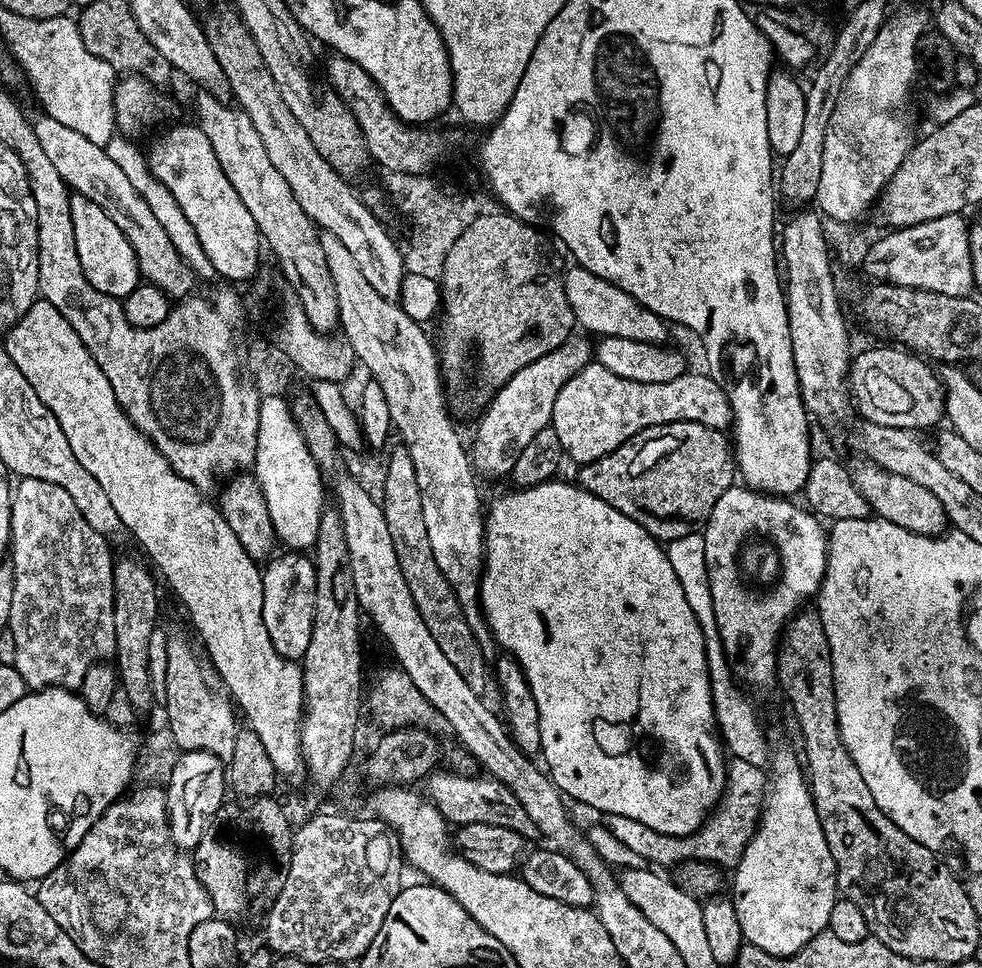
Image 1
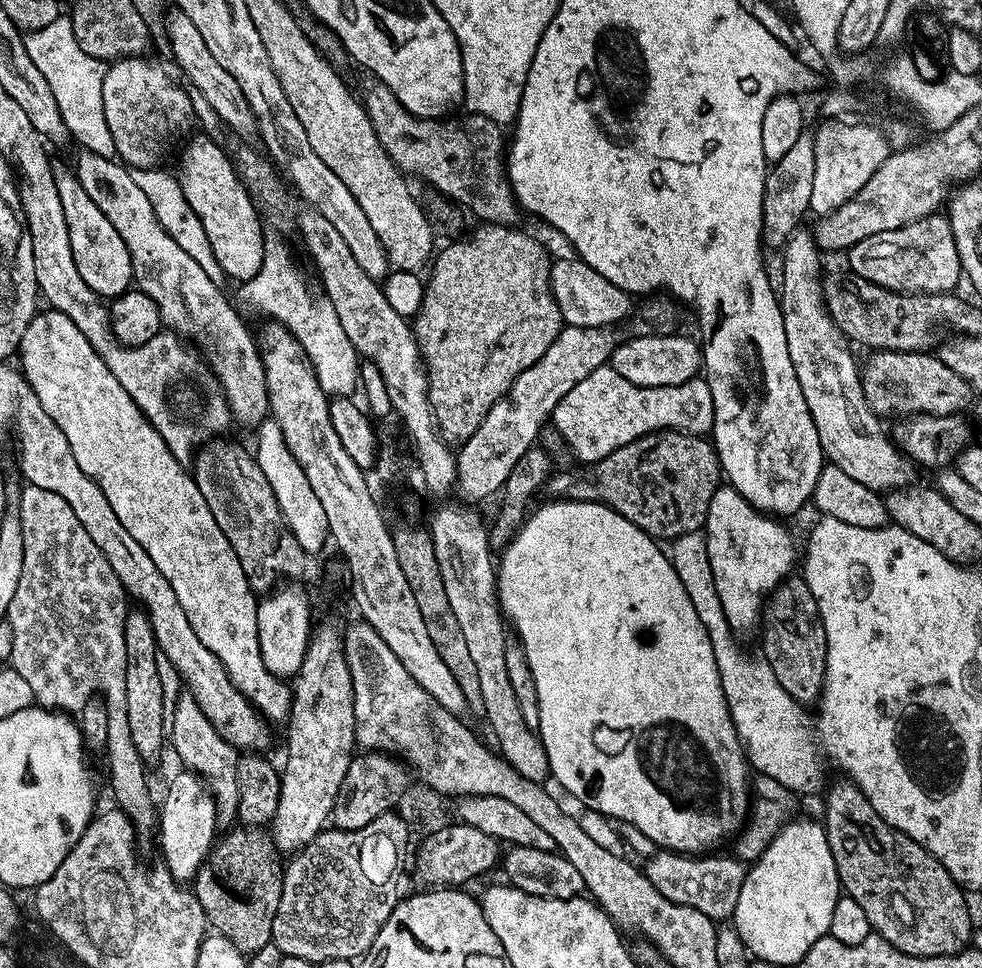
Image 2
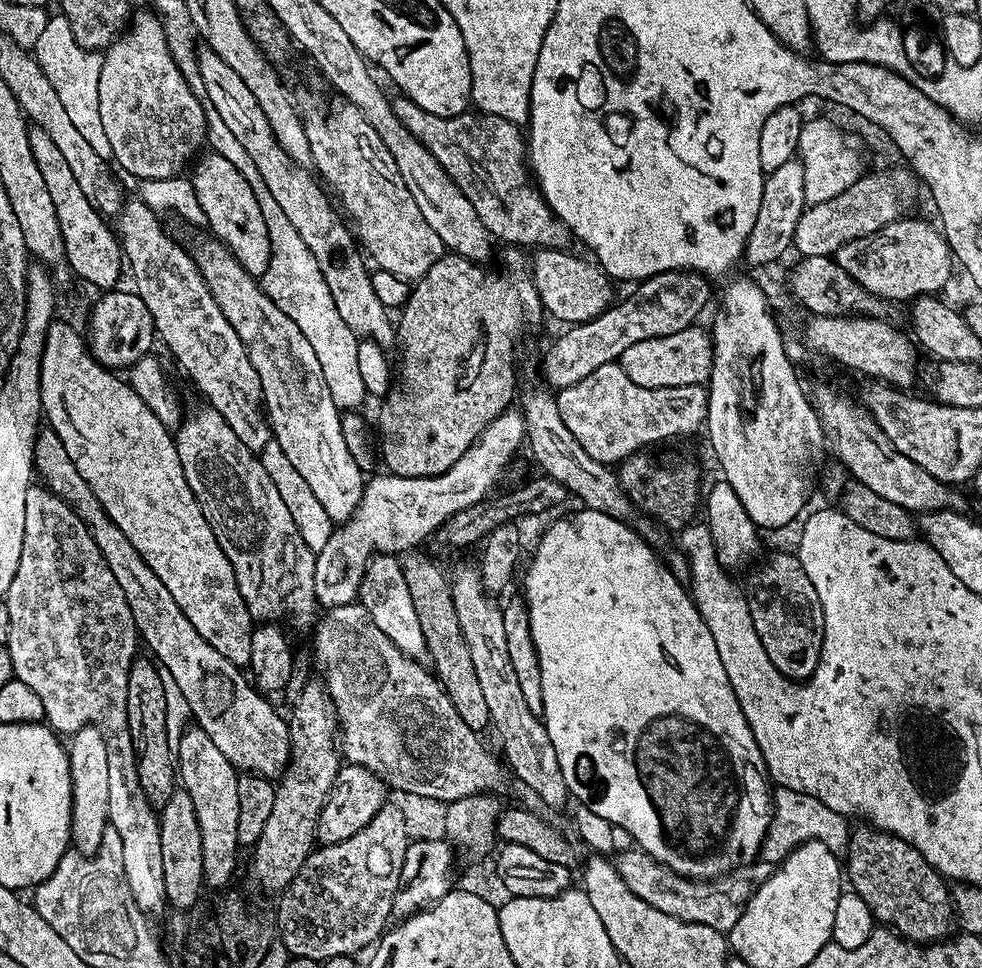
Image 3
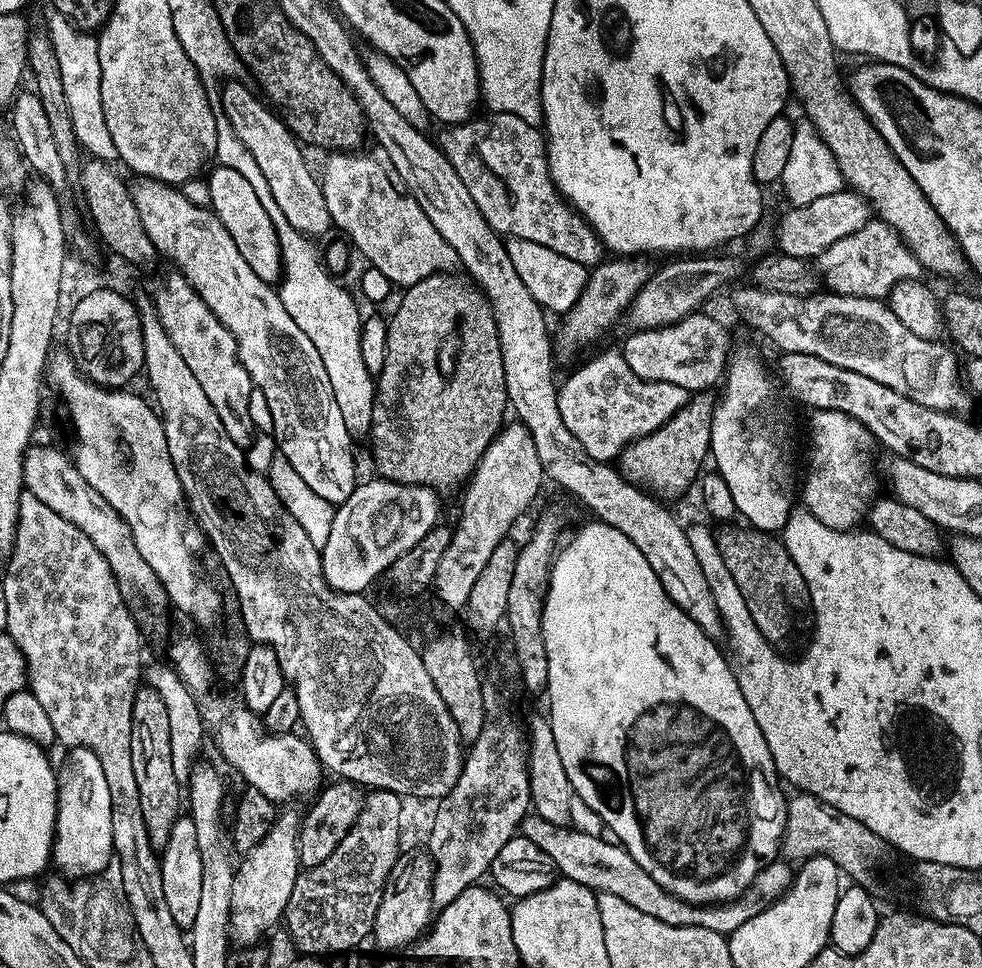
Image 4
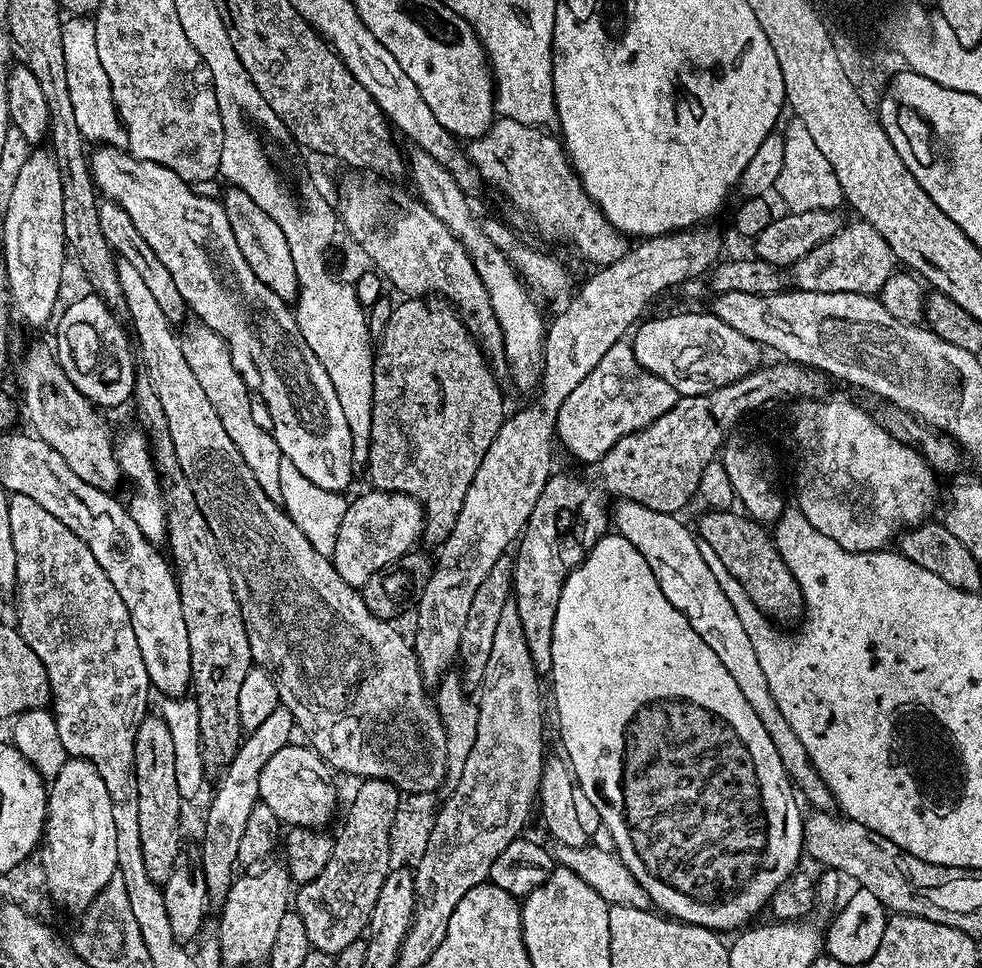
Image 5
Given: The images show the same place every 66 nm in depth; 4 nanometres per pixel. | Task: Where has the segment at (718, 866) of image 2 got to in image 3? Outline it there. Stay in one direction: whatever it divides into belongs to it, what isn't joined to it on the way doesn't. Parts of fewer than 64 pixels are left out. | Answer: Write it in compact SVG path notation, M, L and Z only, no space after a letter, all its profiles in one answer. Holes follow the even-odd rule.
M639 850L631 851L621 851L614 860L622 882L626 882L631 892L650 902L654 910L662 910L662 914L670 914L682 922L710 926L725 934L731 932L734 922L738 922L738 918L744 913L749 898L766 879L766 872L759 868L759 863L753 862L729 872L726 876L718 876L707 882L689 880L687 876L680 876L665 868L650 854Z

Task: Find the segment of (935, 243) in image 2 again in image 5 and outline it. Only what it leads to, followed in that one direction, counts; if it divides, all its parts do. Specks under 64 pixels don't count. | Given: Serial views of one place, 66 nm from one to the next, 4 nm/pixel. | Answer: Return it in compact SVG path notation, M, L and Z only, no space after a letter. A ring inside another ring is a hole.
M863 222L845 223L840 231L826 242L814 246L806 258L791 265L790 280L802 292L862 292L879 293L880 288L892 277L898 261L893 256L886 238Z

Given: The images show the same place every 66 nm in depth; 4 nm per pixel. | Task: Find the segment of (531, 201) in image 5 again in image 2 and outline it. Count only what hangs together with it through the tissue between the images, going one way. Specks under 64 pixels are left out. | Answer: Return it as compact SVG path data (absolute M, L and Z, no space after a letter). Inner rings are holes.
M368 74L363 78L365 80L361 82L360 88L358 87L358 95L374 126L374 134L378 134L378 142L382 142L386 154L401 172L409 177L421 176L422 179L429 180L437 188L435 191L439 195L451 198L457 205L466 204L477 216L477 221L509 226L519 221L516 219L522 216L522 209L516 202L516 195L512 193L512 186L508 182L506 168L502 163L502 157L506 152L506 132L501 125L490 118L475 114L464 114L461 120L415 116L404 109L402 102L394 98L390 86L383 84L377 76Z

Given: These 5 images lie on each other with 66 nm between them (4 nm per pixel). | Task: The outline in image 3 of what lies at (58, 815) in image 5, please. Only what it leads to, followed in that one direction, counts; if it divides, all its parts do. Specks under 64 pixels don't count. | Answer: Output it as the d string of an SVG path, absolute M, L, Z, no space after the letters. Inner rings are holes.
M93 724L71 733L67 741L68 765L72 779L72 839L71 843L79 851L91 854L99 850L108 823L108 803L110 802L110 762L106 762L106 742Z

